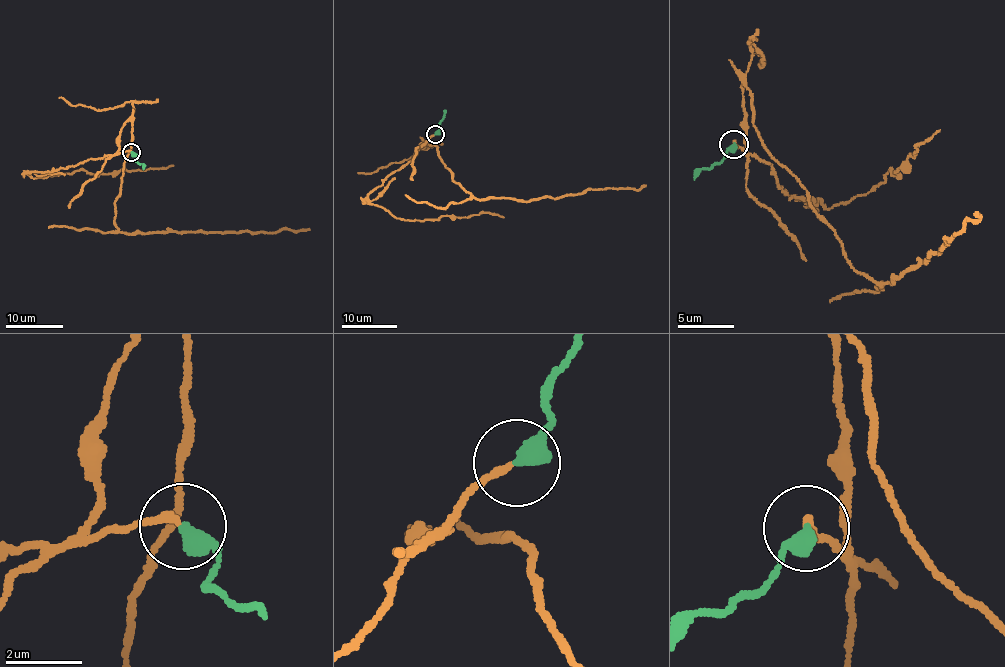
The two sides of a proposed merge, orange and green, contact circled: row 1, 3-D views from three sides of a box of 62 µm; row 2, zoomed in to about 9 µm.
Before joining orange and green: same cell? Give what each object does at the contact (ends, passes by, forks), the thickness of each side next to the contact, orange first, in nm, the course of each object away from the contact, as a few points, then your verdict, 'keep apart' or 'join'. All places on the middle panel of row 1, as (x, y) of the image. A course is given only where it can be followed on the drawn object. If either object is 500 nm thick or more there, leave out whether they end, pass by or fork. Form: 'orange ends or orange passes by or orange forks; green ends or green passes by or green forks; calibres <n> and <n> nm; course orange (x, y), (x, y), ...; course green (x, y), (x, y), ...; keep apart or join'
orange ends; green ends; calibres 190 and 480 nm; course orange (434, 134), (419, 145), (437, 146), (452, 180), (478, 199), (530, 201), (592, 188), (639, 190), (645, 185); course green (434, 134), (441, 128), (439, 122), (445, 110); keep apart

